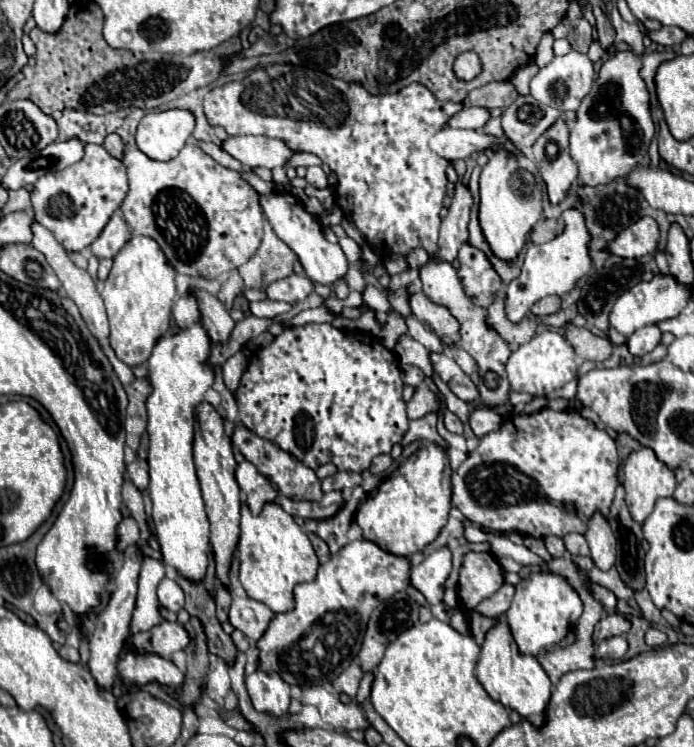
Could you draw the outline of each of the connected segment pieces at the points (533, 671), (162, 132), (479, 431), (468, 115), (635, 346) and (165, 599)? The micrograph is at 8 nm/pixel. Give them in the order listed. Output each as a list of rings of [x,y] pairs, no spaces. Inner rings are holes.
[[[497,621],[491,631],[487,631],[477,659],[475,675],[491,699],[499,701],[505,707],[515,709],[523,719],[533,725],[541,725],[545,717],[545,707],[551,697],[551,681],[539,661],[533,655],[523,655],[517,649],[517,643],[511,635],[511,629],[505,621]]]
[[[183,109],[147,113],[137,127],[135,143],[149,159],[169,161],[183,149],[193,127],[195,117]]]
[[[477,407],[477,409],[471,411],[469,425],[471,425],[471,429],[473,429],[473,433],[477,437],[483,437],[483,435],[487,435],[491,431],[497,431],[501,427],[501,423],[503,423],[503,417],[499,413],[495,413],[495,411],[491,411],[491,409]]]
[[[465,107],[449,121],[449,127],[481,129],[489,121],[489,117],[491,117],[491,113],[487,107]]]
[[[649,325],[649,327],[641,327],[639,331],[635,331],[629,337],[627,347],[633,357],[641,357],[641,355],[653,351],[659,345],[659,341],[661,341],[661,331],[655,325]]]
[[[165,577],[159,583],[159,587],[157,587],[157,599],[159,599],[159,603],[165,609],[169,609],[173,613],[177,613],[179,609],[183,609],[183,591],[181,591],[181,587],[173,579]]]

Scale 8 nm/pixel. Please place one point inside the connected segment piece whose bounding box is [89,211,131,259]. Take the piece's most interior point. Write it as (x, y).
(115, 234)

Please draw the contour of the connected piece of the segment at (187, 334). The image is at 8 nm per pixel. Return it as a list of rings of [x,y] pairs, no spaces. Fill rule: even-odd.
[[[185,293],[175,305],[175,323],[185,329],[173,337],[163,337],[157,341],[153,355],[149,357],[149,379],[153,385],[153,393],[147,399],[147,433],[149,433],[149,493],[153,501],[153,523],[161,549],[163,563],[175,567],[177,573],[191,583],[201,583],[205,579],[205,571],[209,565],[209,521],[205,515],[205,505],[201,499],[199,479],[195,475],[193,465],[193,425],[195,425],[195,407],[205,399],[207,389],[213,385],[213,371],[207,369],[207,357],[211,349],[211,339],[199,321],[199,309],[193,295]]]

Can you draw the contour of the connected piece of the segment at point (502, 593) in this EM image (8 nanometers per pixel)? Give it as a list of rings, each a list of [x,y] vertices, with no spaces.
[[[505,583],[495,595],[491,595],[483,603],[479,603],[479,607],[475,607],[475,611],[479,611],[479,615],[487,615],[487,617],[503,617],[505,611],[509,609],[513,593],[515,593],[515,587]]]

